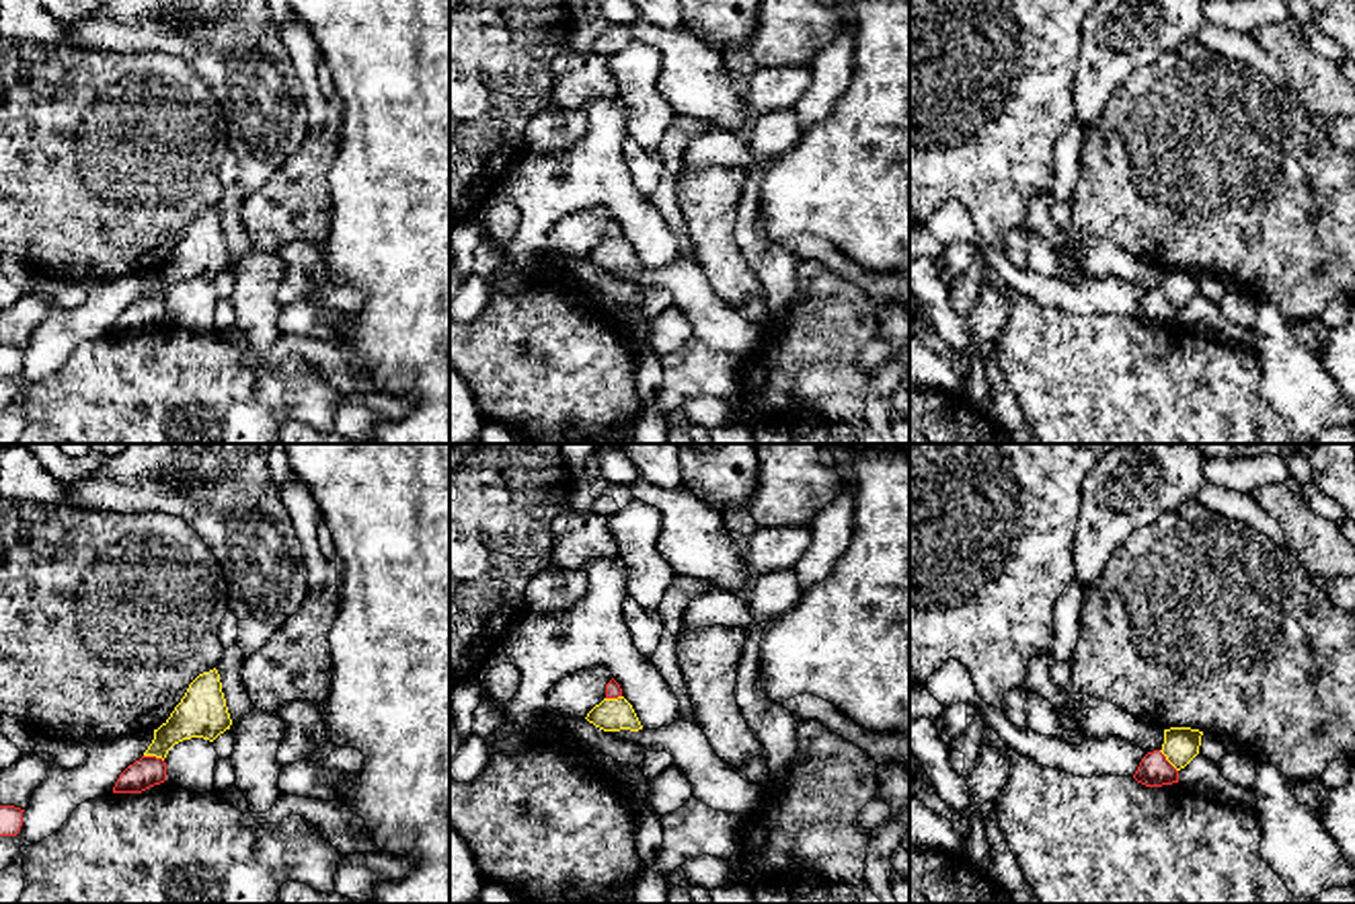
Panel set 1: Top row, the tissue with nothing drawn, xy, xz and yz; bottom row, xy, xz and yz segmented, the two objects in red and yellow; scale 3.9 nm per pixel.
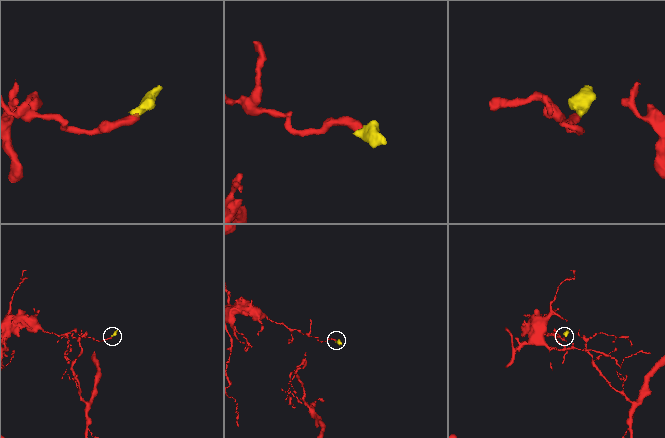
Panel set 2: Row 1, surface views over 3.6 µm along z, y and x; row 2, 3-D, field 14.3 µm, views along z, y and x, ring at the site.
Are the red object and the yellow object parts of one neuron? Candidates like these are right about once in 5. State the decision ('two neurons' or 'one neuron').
two neurons

